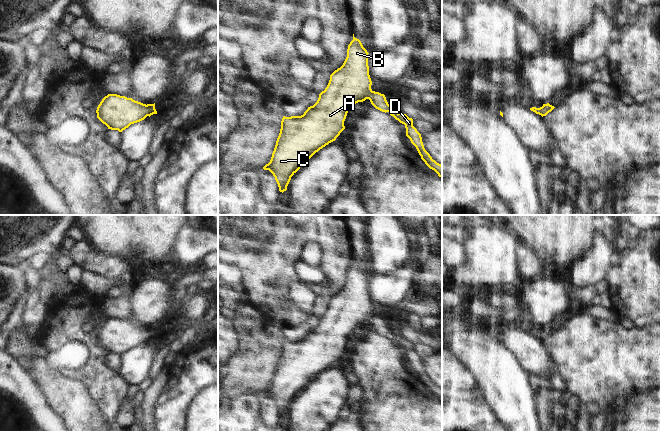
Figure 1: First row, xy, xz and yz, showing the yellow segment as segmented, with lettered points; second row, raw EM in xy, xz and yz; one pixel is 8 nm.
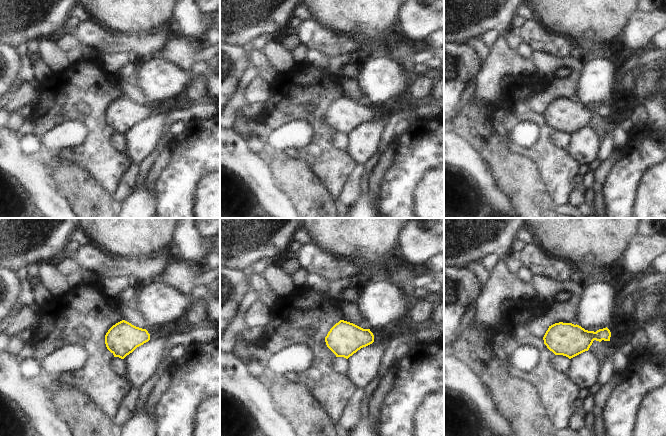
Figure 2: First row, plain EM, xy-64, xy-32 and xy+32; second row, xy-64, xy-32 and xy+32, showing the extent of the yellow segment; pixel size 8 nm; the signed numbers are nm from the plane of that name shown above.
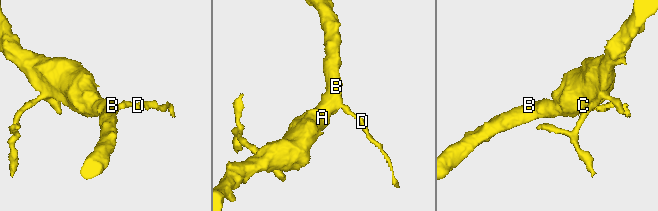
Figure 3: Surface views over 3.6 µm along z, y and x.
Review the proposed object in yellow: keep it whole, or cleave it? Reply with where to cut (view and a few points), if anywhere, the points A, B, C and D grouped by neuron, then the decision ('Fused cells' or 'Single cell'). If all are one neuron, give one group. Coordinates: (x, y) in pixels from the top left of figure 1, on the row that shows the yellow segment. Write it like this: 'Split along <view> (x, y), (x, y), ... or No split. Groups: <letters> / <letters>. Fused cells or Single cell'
No split. Groups: A B C D. Single cell

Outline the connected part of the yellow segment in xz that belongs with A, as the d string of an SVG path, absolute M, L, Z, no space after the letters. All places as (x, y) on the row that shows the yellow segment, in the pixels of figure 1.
M353 34L343 65L330 75L329 83L319 94L317 102L301 116L283 116L271 160L263 167L273 174L280 192L287 190L291 177L302 165L336 140L345 129L344 121L349 108L366 99L376 109L389 112L405 125L406 136L416 147L421 159L442 178L442 165L425 150L421 134L413 126L413 119L396 112L384 94L371 89L368 54Z

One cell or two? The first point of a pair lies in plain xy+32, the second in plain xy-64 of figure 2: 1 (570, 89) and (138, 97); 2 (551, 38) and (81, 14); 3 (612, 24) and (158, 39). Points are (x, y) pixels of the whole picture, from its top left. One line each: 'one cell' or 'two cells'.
1: one cell
2: two cells
3: two cells

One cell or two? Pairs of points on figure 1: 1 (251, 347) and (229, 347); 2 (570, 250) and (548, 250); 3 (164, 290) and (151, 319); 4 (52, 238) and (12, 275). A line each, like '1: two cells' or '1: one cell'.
1: two cells
2: one cell
3: one cell
4: two cells

